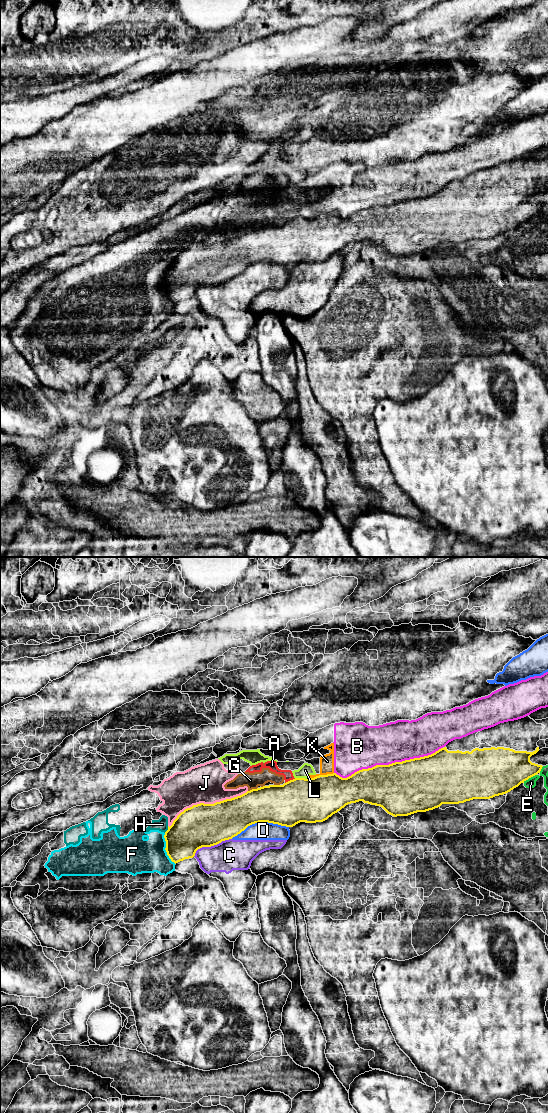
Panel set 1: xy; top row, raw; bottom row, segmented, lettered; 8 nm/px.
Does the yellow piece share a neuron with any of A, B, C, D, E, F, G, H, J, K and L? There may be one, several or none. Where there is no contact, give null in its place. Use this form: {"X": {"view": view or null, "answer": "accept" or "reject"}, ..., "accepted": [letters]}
{"A": {"view": "xy", "answer": "reject"}, "B": {"view": "xy", "answer": "reject"}, "C": {"view": "xy", "answer": "reject"}, "D": {"view": "xy", "answer": "reject"}, "E": {"view": "xy", "answer": "reject"}, "F": {"view": "xy", "answer": "reject"}, "G": {"view": "xy", "answer": "reject"}, "H": {"view": "xy", "answer": "reject"}, "J": {"view": "xy", "answer": "reject"}, "K": {"view": "xy", "answer": "reject"}, "L": {"view": "xy", "answer": "reject"}, "accepted": []}

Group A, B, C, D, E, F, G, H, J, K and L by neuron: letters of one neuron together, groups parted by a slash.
A B F G H J K L / C D / E

